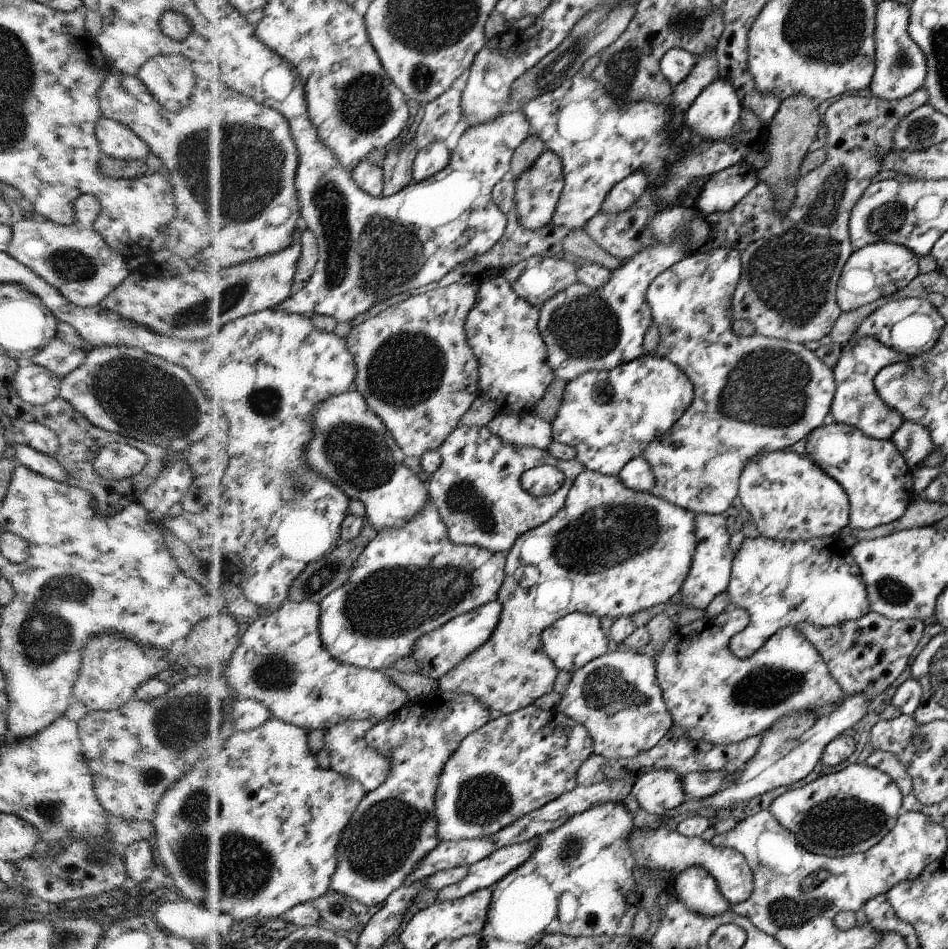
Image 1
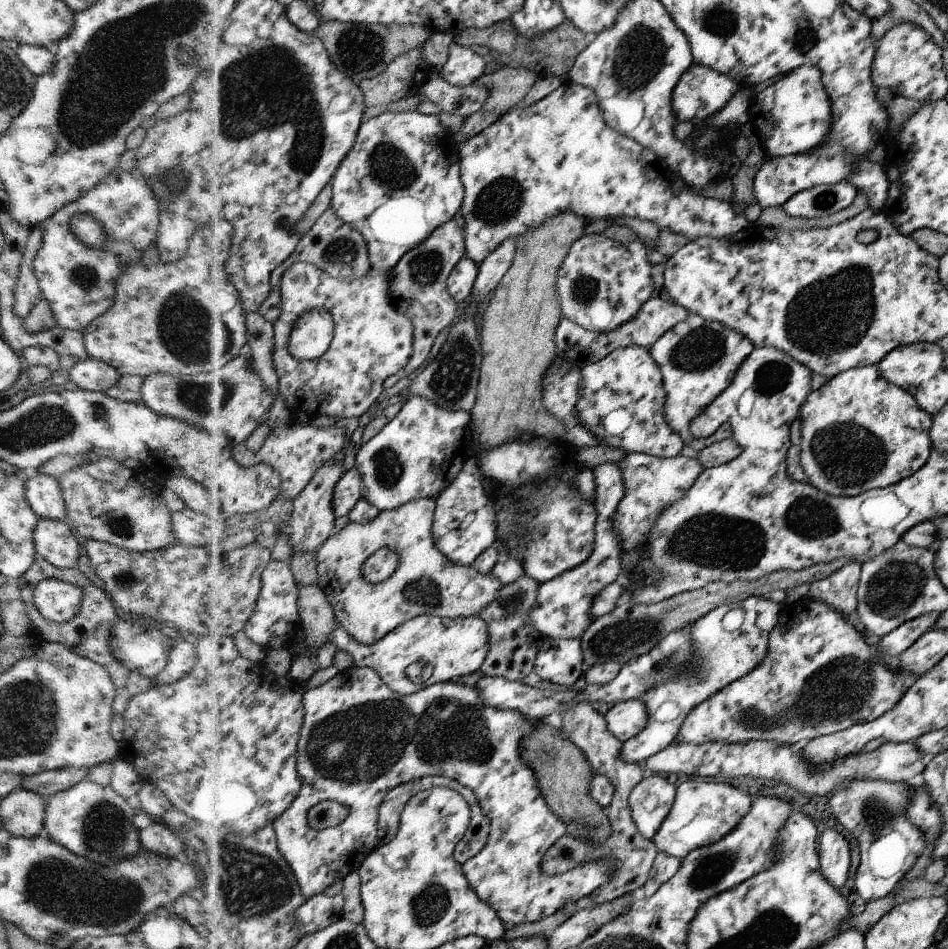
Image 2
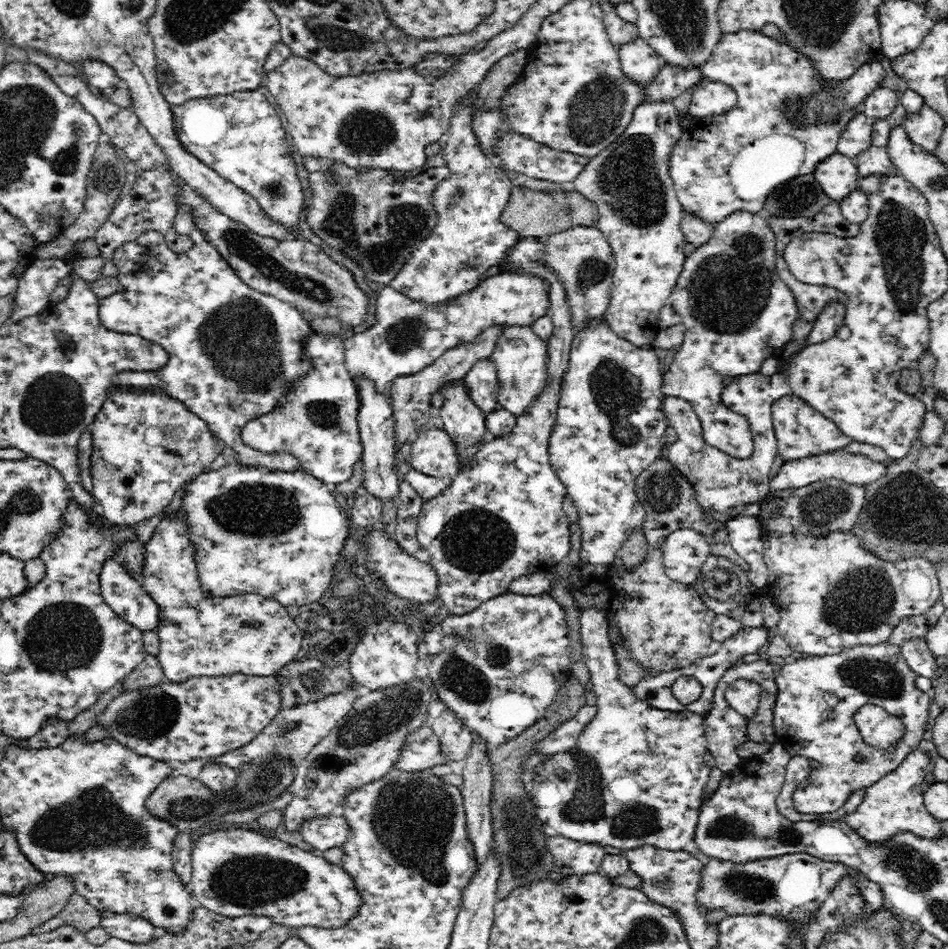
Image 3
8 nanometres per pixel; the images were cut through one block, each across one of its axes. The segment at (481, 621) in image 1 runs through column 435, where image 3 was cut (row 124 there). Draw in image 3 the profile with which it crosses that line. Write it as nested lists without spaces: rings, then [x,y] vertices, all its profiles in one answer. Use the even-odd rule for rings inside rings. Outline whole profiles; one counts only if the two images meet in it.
[[[646,105],[642,106],[635,114],[634,121],[630,124],[630,127],[626,130],[625,134],[616,143],[610,144],[606,150],[600,152],[595,157],[589,159],[583,170],[574,178],[572,187],[574,190],[583,194],[594,206],[596,207],[598,218],[596,219],[595,226],[604,236],[604,239],[608,242],[610,249],[615,260],[615,269],[613,272],[613,285],[610,291],[608,312],[606,312],[607,325],[615,332],[619,337],[630,339],[630,341],[638,344],[650,344],[651,340],[655,337],[658,329],[658,313],[664,305],[670,305],[672,302],[671,296],[674,288],[676,288],[678,278],[681,277],[684,272],[684,264],[686,260],[686,252],[684,248],[687,244],[686,236],[681,229],[681,220],[683,217],[683,210],[681,199],[678,198],[676,187],[674,186],[674,180],[671,178],[671,165],[672,156],[674,156],[674,149],[678,147],[684,130],[679,124],[680,115],[672,105]]]

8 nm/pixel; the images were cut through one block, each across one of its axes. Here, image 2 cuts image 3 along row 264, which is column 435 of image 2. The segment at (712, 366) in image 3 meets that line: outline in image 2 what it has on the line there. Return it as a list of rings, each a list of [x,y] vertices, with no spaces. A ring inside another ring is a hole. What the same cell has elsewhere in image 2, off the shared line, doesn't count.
[[[355,664],[353,668],[349,668],[348,670],[341,672],[337,677],[334,677],[328,682],[328,684],[306,692],[305,709],[305,725],[299,745],[299,773],[301,774],[303,787],[297,800],[293,802],[293,805],[286,810],[282,816],[278,817],[277,820],[273,822],[273,825],[276,827],[279,836],[281,851],[293,866],[294,872],[297,874],[297,877],[301,882],[303,893],[308,898],[326,893],[331,886],[334,886],[334,883],[338,879],[344,880],[353,872],[360,872],[364,861],[372,854],[372,851],[376,850],[381,844],[381,836],[379,834],[381,825],[381,806],[386,800],[386,797],[388,797],[394,789],[397,789],[403,784],[412,781],[419,781],[420,779],[429,776],[454,778],[465,787],[472,789],[473,793],[478,798],[478,802],[480,802],[482,806],[483,813],[491,820],[486,846],[483,847],[476,857],[469,858],[469,860],[464,863],[465,877],[472,884],[472,888],[476,893],[489,903],[495,911],[497,911],[502,922],[505,923],[506,930],[516,926],[516,924],[520,924],[521,922],[532,924],[532,922],[538,922],[547,916],[552,916],[555,912],[564,909],[571,901],[576,903],[580,898],[584,898],[584,896],[587,897],[590,893],[596,892],[601,884],[608,882],[613,877],[613,874],[617,873],[617,866],[616,863],[613,862],[613,859],[603,855],[596,861],[585,861],[582,865],[578,865],[575,869],[572,869],[567,873],[562,873],[561,875],[548,877],[544,874],[544,868],[542,868],[544,856],[561,837],[570,835],[575,839],[582,839],[587,845],[596,844],[594,842],[594,831],[591,827],[582,825],[581,821],[566,821],[559,819],[553,811],[549,809],[549,806],[541,793],[540,787],[538,786],[537,775],[534,774],[533,767],[529,767],[525,759],[521,757],[521,742],[525,741],[526,737],[530,737],[533,734],[537,722],[534,719],[527,719],[518,711],[496,708],[486,704],[485,699],[481,697],[479,690],[474,685],[468,686],[463,683],[458,683],[457,680],[452,680],[429,686],[428,688],[411,695],[405,695],[395,691],[391,686],[388,686],[377,670],[371,669],[370,667],[360,667],[358,664]],[[326,801],[342,803],[342,806],[348,808],[348,816],[346,816],[344,822],[340,823],[338,826],[318,830],[310,824],[310,811],[315,806]]]

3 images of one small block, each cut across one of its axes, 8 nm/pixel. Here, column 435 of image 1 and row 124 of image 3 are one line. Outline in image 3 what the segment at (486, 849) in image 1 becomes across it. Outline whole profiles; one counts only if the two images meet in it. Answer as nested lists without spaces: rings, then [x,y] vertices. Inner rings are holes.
[[[865,113],[860,114],[842,134],[838,142],[838,153],[850,159],[861,157],[873,146],[875,121]]]

